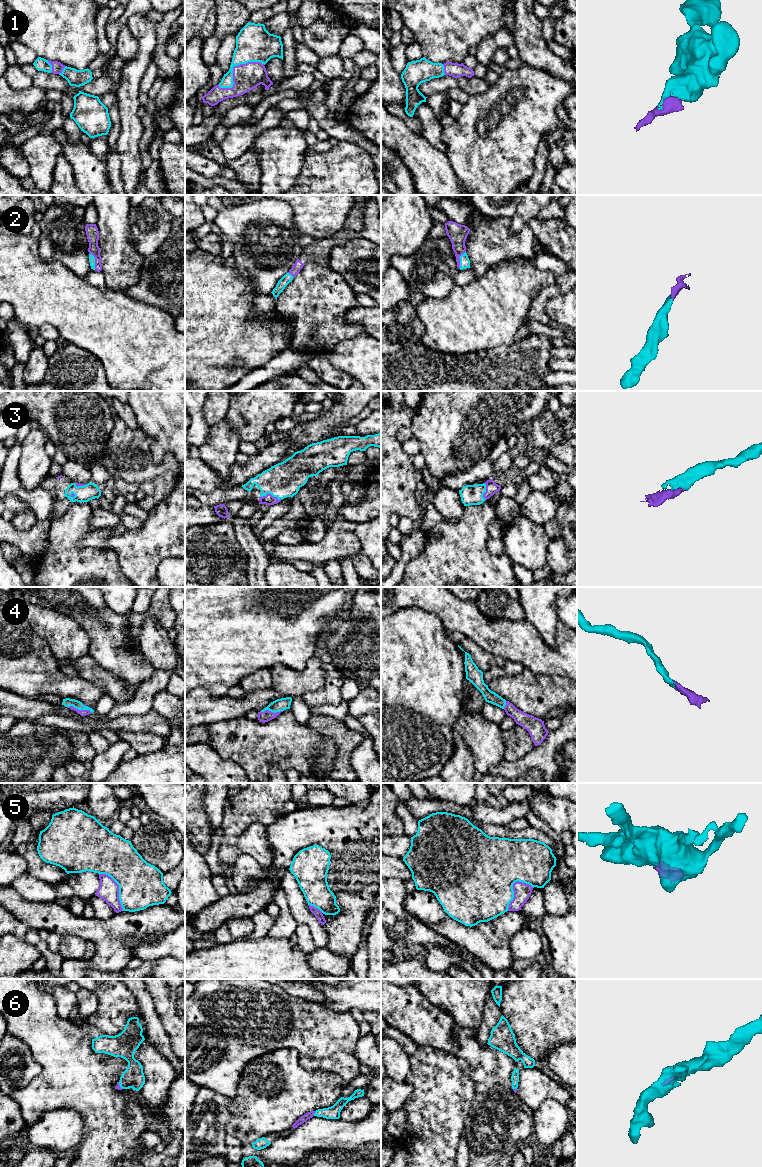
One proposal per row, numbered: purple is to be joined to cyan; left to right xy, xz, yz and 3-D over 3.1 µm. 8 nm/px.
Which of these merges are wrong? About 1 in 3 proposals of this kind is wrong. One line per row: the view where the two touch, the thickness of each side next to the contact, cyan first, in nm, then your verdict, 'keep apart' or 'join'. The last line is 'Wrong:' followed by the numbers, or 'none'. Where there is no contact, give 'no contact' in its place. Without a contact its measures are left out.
1: meets cyan in xz; 280 nm thick on the cyan side, 220 nm on the other; join
2: meets cyan in xy; 50 nm thick on the cyan side, 100 nm on the other; join
3: meets cyan in xz; 280 nm thick on the cyan side, 80 nm on the other; join
4: meets cyan in xy; 70 nm thick on the cyan side, 50 nm on the other; join
5: meets cyan in yz; 500 nm thick on the cyan side, 140 nm on the other; keep apart
6: meets cyan in xz; 110 nm thick on the cyan side, 60 nm on the other; join
Wrong: 5

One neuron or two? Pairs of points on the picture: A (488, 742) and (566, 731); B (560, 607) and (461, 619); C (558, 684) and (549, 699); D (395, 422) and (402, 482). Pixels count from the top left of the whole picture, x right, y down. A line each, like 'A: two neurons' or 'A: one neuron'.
A: two neurons
B: two neurons
C: one neuron
D: one neuron

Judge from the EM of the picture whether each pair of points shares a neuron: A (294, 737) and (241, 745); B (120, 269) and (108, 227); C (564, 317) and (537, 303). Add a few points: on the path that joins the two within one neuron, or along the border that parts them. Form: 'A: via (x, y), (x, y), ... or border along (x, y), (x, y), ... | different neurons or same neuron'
A: via (281, 742), (254, 745) | same neuron
B: via (120, 259), (115, 237) | same neuron
C: border along (565, 294), (548, 300), (544, 312), (549, 320) | different neurons

